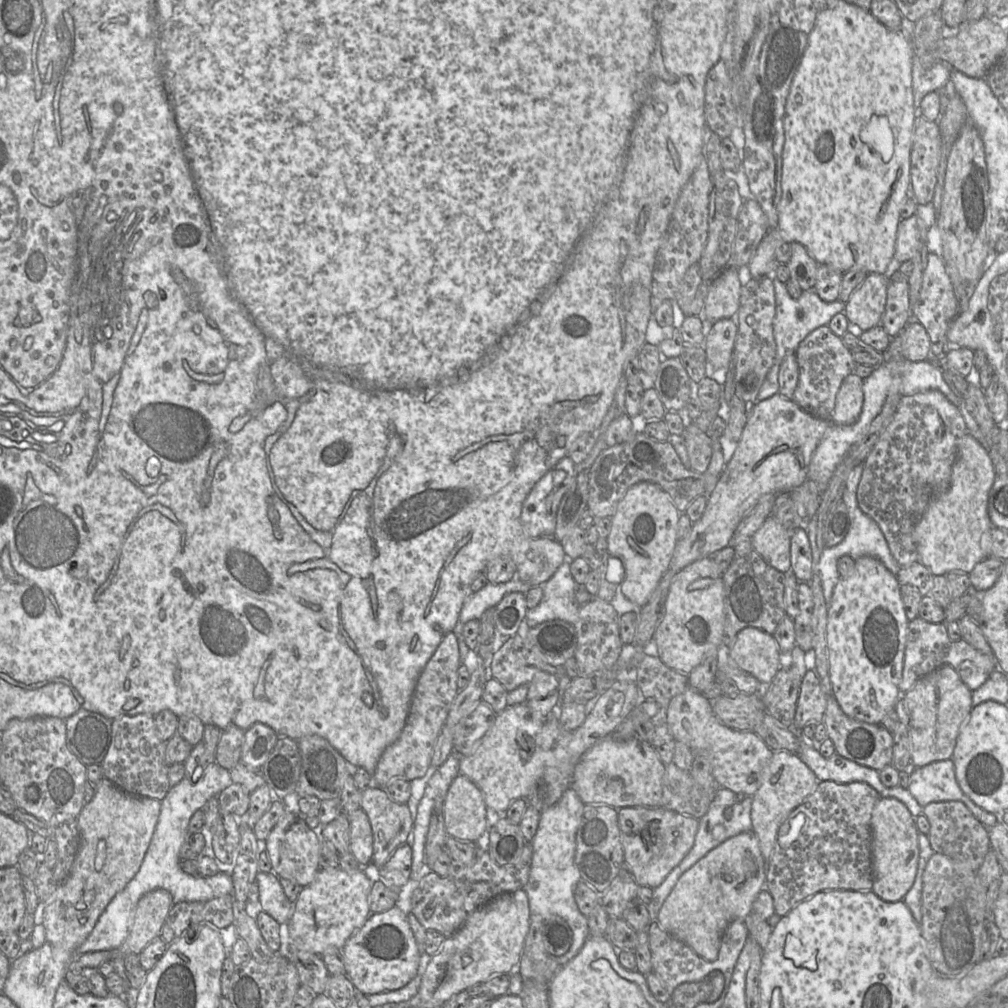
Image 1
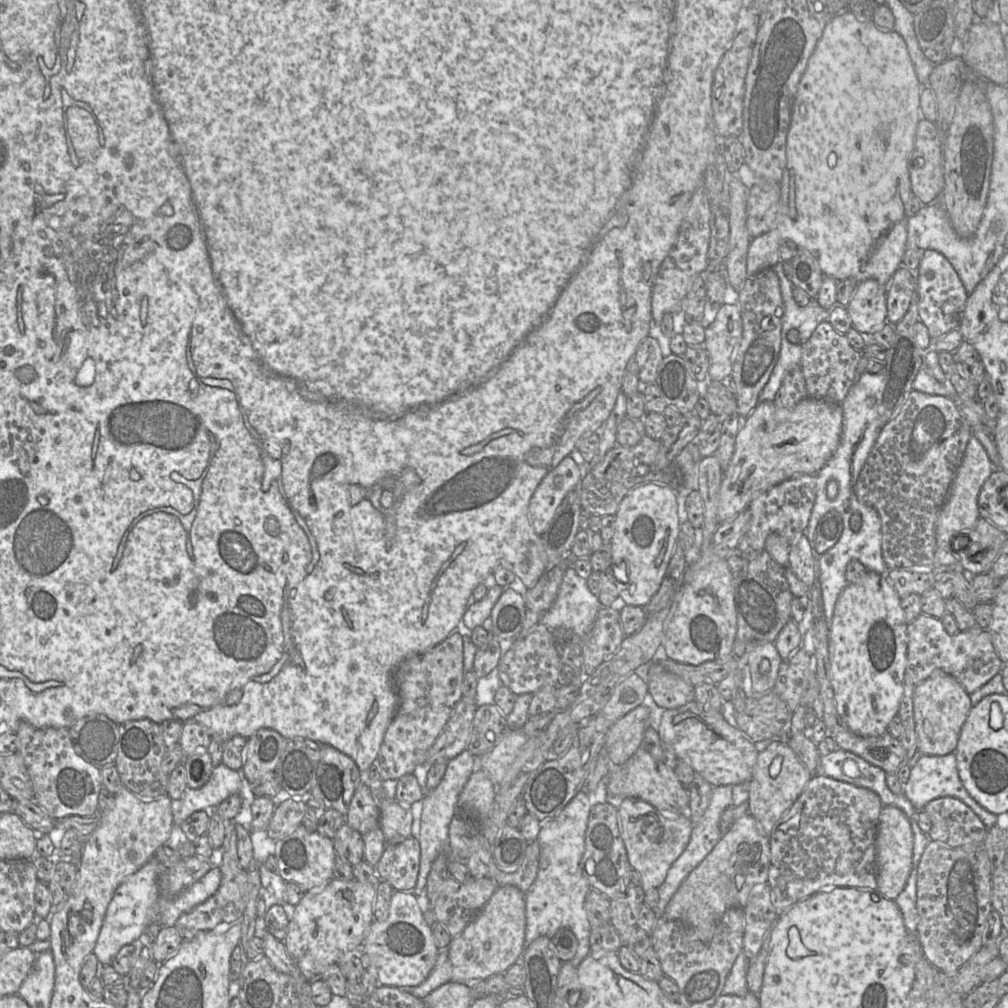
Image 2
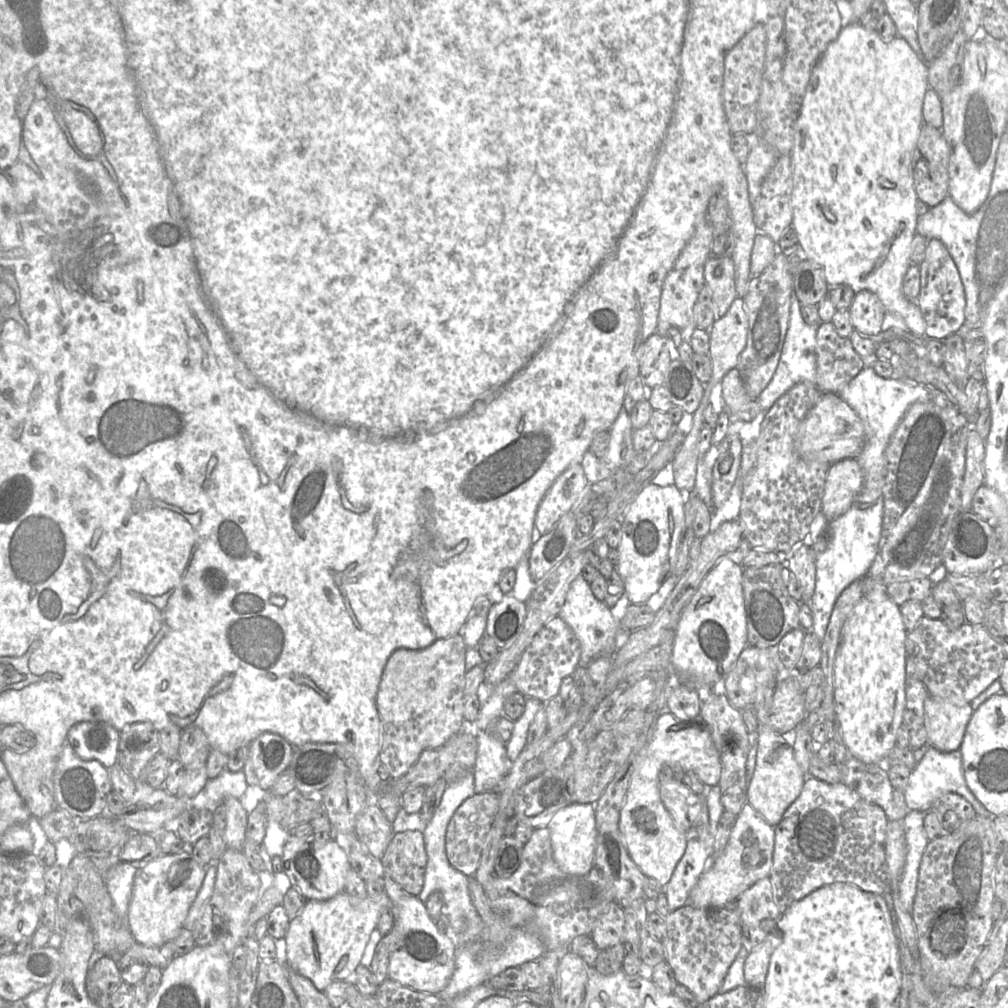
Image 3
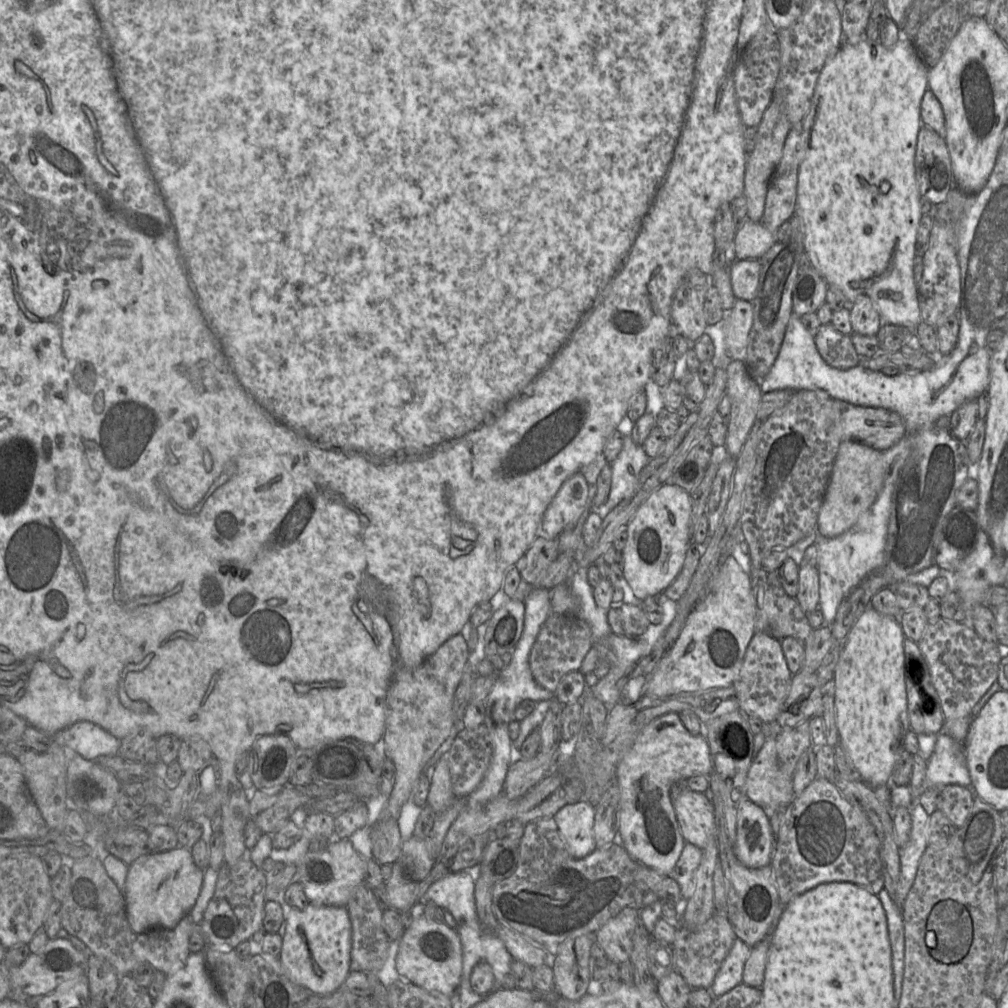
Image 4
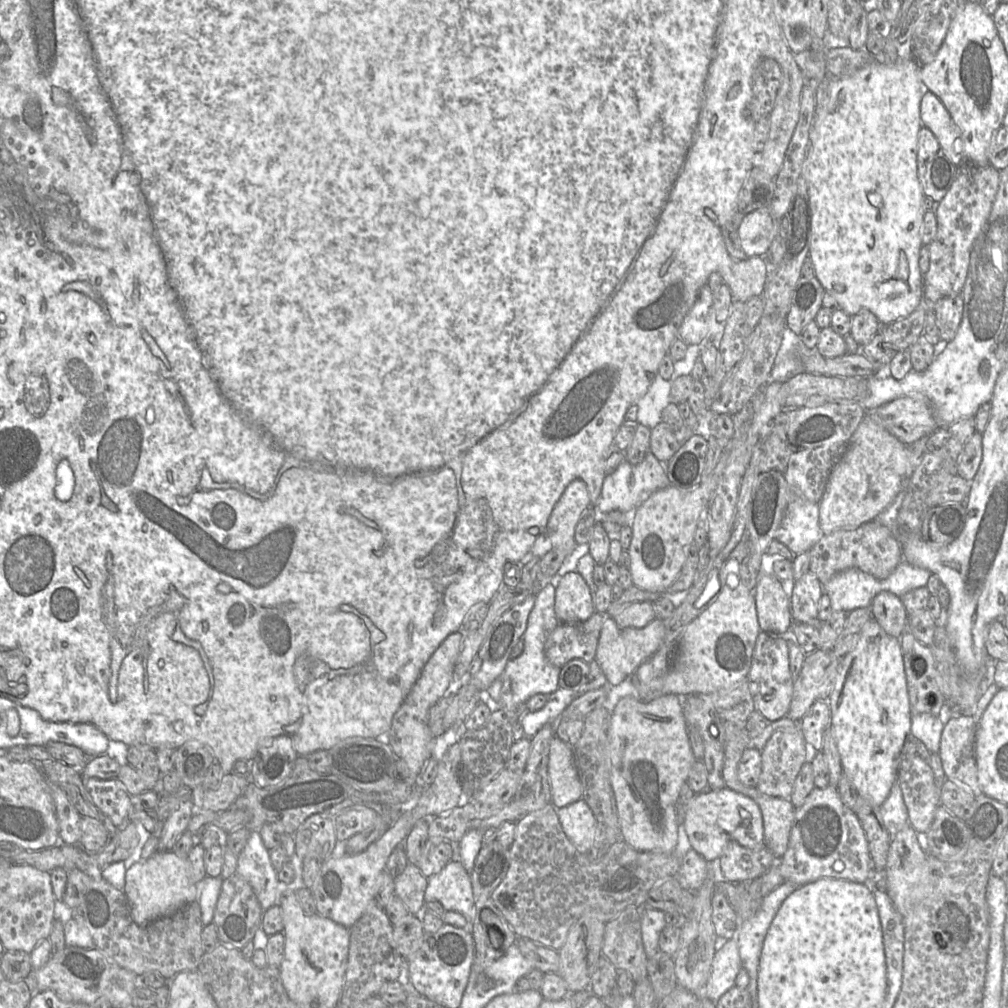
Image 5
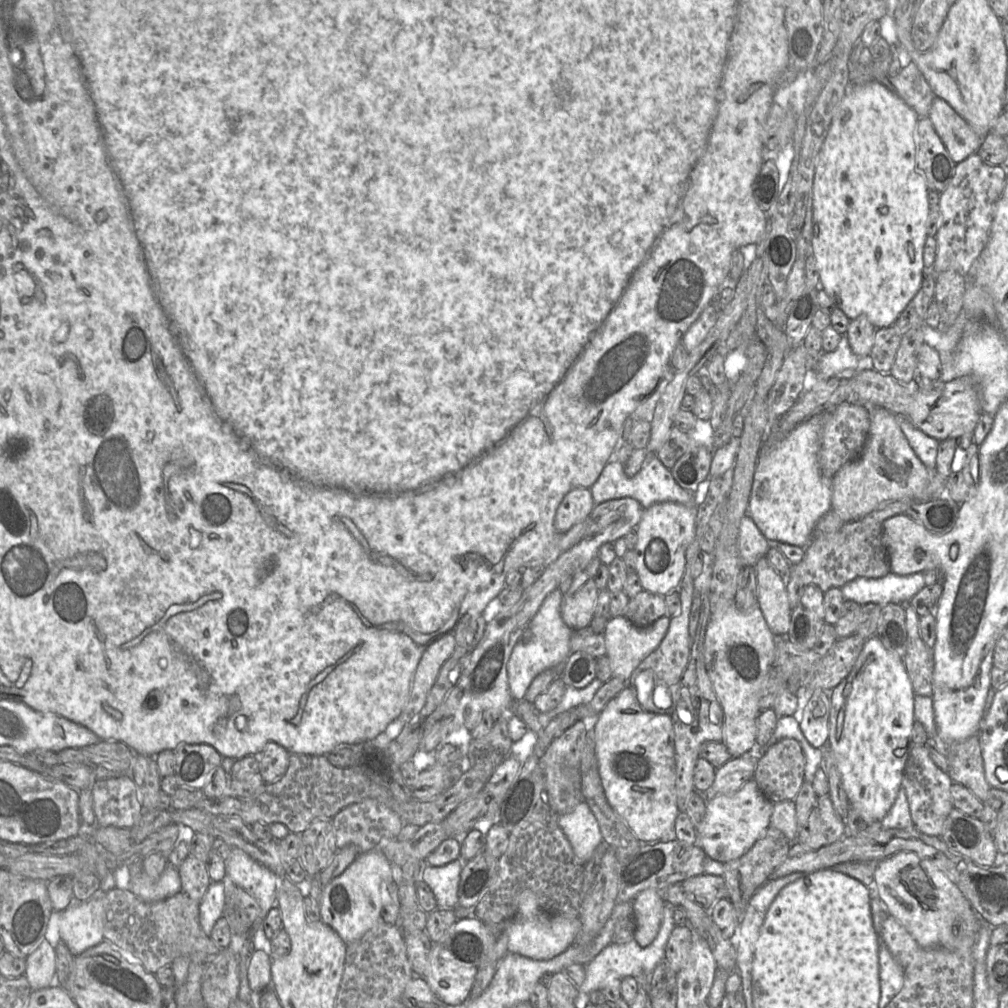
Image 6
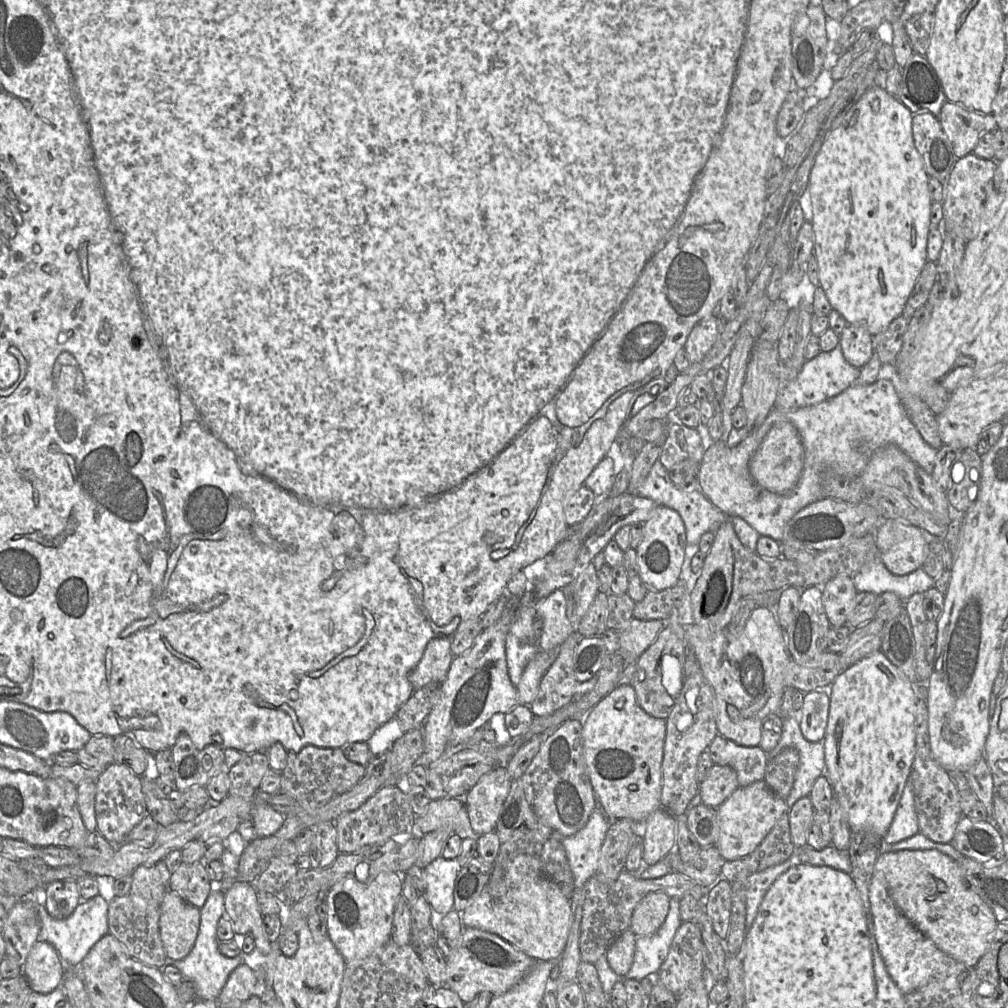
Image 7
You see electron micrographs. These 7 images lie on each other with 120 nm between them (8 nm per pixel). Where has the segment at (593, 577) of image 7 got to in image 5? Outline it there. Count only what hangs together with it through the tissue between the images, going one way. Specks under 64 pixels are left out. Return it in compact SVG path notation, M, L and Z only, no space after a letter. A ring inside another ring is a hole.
M577 571L563 572L556 579L555 613L561 623L577 623L595 612L591 590Z

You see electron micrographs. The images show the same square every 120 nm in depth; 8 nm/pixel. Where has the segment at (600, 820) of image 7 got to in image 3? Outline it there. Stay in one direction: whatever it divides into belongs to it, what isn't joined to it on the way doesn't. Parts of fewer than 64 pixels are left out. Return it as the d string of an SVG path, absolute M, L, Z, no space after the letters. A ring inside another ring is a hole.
M571 803L559 810L549 822L553 857L558 867L565 873L576 876L586 875L594 867L597 841L596 806L592 803Z

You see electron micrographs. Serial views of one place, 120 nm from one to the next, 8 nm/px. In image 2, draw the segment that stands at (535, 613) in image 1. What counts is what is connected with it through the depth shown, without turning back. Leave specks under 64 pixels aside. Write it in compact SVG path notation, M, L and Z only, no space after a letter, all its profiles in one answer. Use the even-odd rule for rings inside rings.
M570 566L564 574L555 602L540 623L549 629L569 628L583 639L601 607L598 597L590 592L587 579L581 578Z

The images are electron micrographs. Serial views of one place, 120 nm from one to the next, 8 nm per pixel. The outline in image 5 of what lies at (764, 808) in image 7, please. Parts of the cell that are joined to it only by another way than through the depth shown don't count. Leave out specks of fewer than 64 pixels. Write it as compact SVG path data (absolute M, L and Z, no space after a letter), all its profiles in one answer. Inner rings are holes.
M728 787L696 793L685 805L683 826L692 848L707 862L719 860L728 843L733 840L750 849L765 845L760 807L752 798Z

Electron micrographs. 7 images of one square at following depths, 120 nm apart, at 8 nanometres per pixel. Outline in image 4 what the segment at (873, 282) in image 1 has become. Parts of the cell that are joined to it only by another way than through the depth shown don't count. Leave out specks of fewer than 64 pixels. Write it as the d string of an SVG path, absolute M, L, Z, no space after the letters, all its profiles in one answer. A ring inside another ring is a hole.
M867 295L859 296L849 306L852 332L865 335L877 335L881 327L881 317L873 301Z

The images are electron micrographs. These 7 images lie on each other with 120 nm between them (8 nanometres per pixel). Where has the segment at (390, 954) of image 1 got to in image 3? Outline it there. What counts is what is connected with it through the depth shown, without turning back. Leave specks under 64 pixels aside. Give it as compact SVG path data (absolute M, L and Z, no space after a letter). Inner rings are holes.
M389 876L383 878L397 925L397 941L389 959L388 978L416 991L437 994L447 986L454 972L455 942L438 931L425 904L417 896L405 892Z

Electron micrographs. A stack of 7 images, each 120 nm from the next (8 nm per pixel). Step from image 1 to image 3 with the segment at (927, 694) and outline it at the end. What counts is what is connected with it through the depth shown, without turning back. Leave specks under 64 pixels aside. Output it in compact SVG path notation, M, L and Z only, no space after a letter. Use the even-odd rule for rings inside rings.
M928 696L924 701L927 745L941 752L958 750L972 714L970 704L957 706L939 697Z

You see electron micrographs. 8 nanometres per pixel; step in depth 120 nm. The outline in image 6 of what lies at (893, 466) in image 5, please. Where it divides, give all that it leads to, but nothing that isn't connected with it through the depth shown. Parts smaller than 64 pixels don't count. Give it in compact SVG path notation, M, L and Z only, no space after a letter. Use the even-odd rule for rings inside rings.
M884 408L868 409L868 412L870 428L861 455L832 477L831 510L844 523L859 520L889 501L919 497L931 476L909 445L896 415Z

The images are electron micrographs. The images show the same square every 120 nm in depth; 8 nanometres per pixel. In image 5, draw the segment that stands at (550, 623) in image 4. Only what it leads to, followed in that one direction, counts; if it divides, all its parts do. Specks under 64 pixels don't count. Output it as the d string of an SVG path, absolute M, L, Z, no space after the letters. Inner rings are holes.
M594 612L583 622L560 622L546 640L544 653L547 660L559 668L573 659L582 659L587 663L593 661L607 617L606 613Z

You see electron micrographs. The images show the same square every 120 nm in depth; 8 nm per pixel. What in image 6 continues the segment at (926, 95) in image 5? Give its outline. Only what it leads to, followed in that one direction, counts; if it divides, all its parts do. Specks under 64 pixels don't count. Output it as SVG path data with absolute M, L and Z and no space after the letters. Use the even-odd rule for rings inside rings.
M934 98L927 117L956 164L978 151L984 137L942 98Z

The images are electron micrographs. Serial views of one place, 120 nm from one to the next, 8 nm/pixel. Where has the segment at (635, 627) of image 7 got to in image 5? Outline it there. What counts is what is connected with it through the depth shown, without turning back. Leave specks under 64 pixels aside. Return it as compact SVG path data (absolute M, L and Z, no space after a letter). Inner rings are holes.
M607 617L601 628L595 660L602 668L607 681L618 685L633 675L637 668L657 651L664 641L664 635L665 624L660 619L652 620L643 628L622 628L613 617Z

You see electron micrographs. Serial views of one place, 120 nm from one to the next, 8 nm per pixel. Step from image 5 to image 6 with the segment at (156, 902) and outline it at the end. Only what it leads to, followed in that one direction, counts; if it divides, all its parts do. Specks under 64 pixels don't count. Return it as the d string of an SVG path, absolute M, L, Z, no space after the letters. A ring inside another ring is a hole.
M168 864L158 879L151 879L143 871L132 876L129 890L146 902L156 902L181 892L178 868Z

